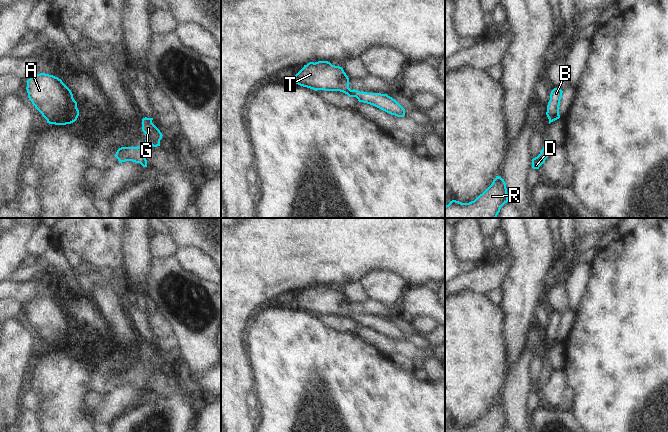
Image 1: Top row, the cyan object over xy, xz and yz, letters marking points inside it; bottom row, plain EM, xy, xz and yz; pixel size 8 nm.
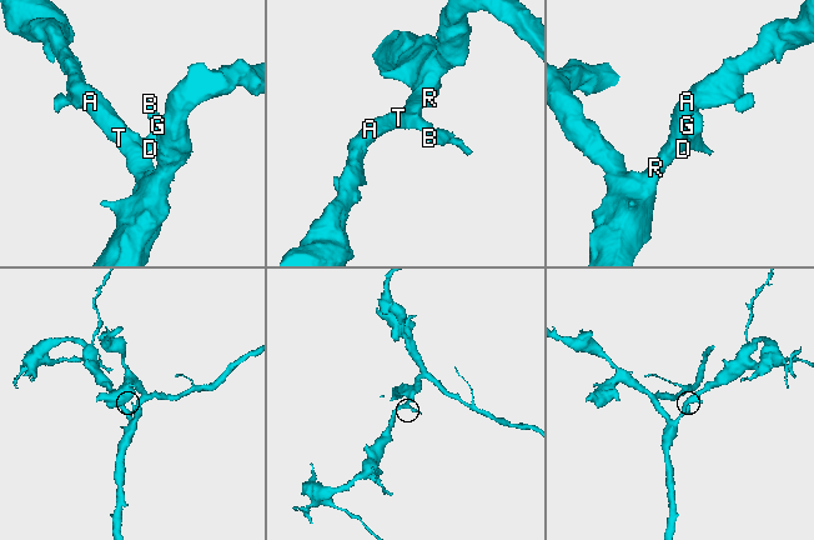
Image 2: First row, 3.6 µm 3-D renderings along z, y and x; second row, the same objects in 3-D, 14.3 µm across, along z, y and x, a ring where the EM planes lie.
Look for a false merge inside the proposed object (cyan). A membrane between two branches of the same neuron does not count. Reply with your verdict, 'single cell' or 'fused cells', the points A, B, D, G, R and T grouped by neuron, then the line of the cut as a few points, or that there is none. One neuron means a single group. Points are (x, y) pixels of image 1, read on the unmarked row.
single cell; A B D G R T; no cut

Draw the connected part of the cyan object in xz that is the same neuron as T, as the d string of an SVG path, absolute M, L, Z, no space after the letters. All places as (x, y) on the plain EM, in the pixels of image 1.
M318 285L315 287L309 286L307 289L304 289L304 291L292 302L292 306L315 315L340 315L347 318L349 321L356 321L359 326L373 329L391 339L395 339L397 341L405 340L405 333L395 323L387 318L360 316L355 313L351 314L349 312L349 302L343 292L332 289L328 285Z

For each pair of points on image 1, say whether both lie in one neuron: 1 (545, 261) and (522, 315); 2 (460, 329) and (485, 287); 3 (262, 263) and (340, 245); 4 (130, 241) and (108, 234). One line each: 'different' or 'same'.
1: same
2: different
3: same
4: different

